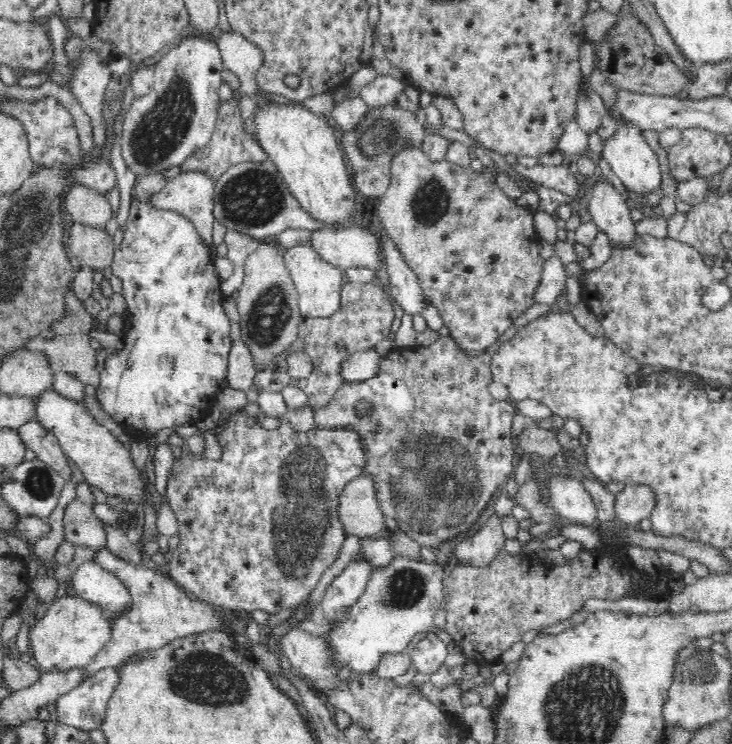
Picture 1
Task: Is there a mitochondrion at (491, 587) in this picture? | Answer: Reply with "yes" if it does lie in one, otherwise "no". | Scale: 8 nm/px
no

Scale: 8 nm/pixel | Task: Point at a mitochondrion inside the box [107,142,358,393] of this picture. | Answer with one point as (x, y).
(254, 198)

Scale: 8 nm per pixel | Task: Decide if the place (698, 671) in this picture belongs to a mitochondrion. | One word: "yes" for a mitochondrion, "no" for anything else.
yes

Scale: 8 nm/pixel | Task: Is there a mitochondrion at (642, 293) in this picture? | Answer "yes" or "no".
yes

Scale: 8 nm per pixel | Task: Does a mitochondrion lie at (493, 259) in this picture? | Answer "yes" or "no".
no

